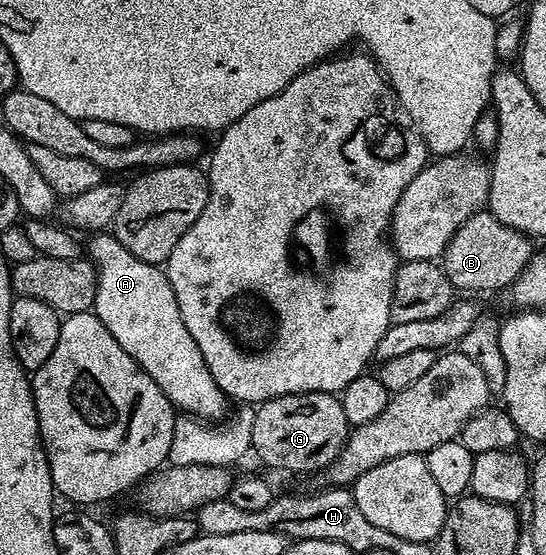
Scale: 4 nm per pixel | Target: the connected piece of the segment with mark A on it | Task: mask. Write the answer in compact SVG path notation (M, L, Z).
M97 232L90 238L93 239L89 246L87 242L87 254L97 268L93 310L107 332L111 332L123 352L159 384L163 396L167 396L178 411L202 420L224 419L227 399L219 384L215 384L215 376L211 376L207 368L199 344L195 344L191 332L187 332L183 316L179 316L179 304L164 269L131 256L112 233Z

